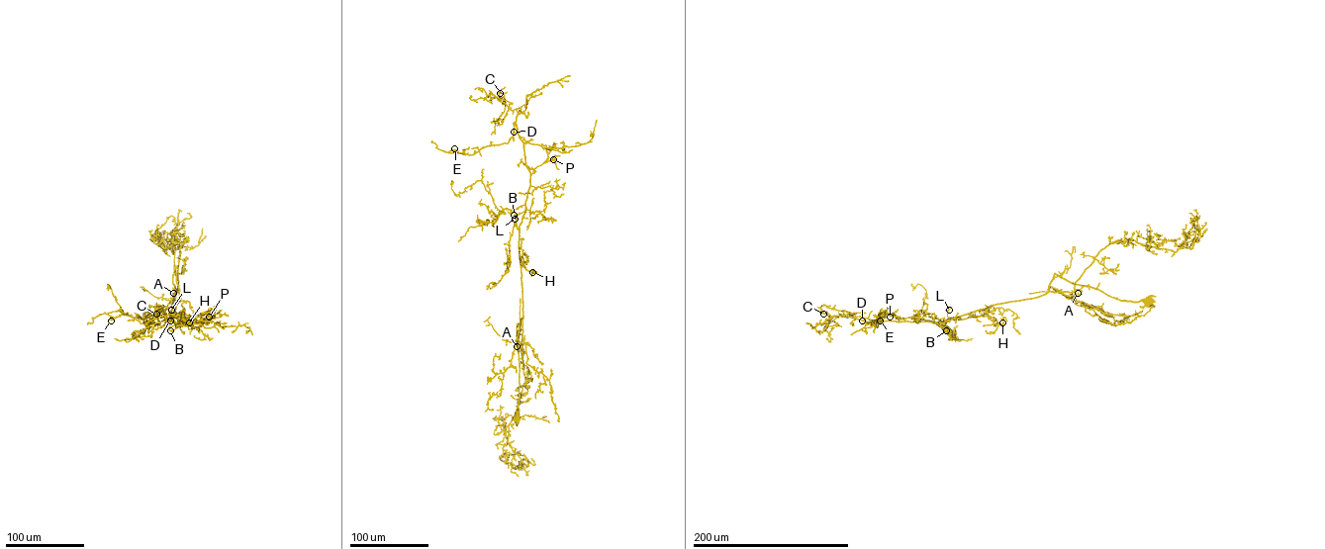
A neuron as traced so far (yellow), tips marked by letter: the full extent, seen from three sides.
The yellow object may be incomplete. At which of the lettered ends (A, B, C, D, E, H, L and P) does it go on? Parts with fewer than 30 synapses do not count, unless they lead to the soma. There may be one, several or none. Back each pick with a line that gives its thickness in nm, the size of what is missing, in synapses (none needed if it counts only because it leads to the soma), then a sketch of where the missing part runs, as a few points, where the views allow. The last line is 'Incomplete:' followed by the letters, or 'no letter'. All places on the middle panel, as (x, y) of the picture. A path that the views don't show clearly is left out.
Incomplete: no letter

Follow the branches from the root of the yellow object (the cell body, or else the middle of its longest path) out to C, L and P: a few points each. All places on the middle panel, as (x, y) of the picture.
C: (516, 417), (517, 327), (523, 317), (519, 226), (530, 172), (517, 130), (518, 112), (499, 100), (500, 93)
L: (516, 417), (520, 386), (517, 327), (523, 317), (519, 228), (515, 219)
P: (516, 417), (520, 386), (517, 327), (523, 317), (519, 226), (524, 213), (530, 175), (537, 166), (553, 159)

